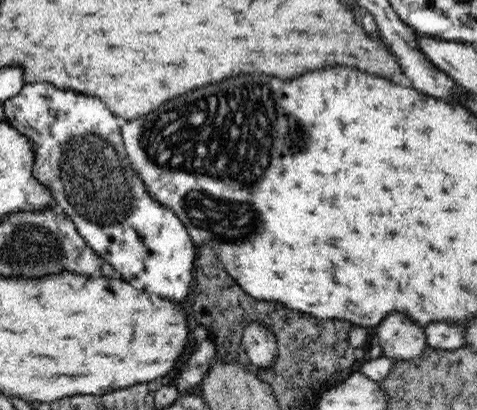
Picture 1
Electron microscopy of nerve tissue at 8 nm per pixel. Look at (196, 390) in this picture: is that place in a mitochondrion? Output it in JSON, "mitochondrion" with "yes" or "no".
{"mitochondrion":"no"}

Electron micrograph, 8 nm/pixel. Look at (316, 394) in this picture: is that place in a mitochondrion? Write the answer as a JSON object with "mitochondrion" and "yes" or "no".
{"mitochondrion":"no"}

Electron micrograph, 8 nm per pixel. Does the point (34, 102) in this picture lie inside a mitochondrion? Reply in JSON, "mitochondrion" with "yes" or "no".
{"mitochondrion":"no"}

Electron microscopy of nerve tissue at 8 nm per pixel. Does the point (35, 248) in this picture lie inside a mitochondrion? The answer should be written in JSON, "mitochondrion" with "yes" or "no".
{"mitochondrion":"yes"}

